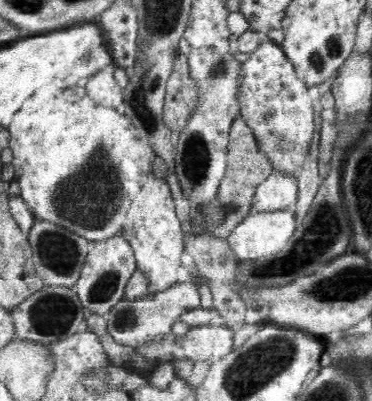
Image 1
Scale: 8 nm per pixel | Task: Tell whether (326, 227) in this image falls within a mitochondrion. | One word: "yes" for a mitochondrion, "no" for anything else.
yes

